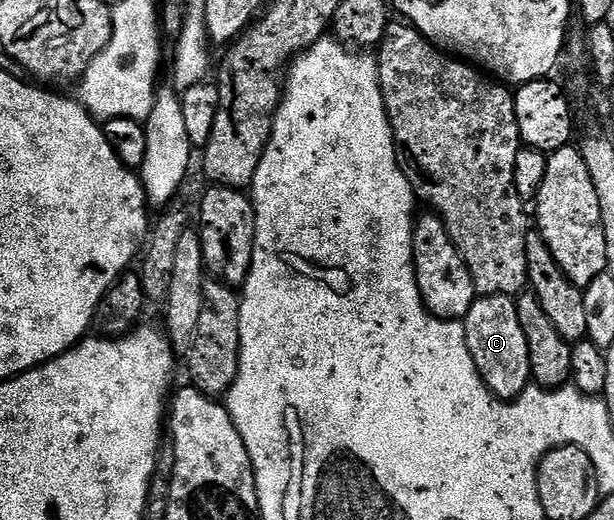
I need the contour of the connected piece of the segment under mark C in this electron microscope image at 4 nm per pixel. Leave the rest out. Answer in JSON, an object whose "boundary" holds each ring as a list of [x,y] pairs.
{"boundary":[[[481,296],[473,302],[463,318],[466,346],[474,358],[474,366],[482,382],[499,400],[514,400],[530,386],[530,346],[526,346],[526,330],[518,322],[516,300],[511,296]]]}

